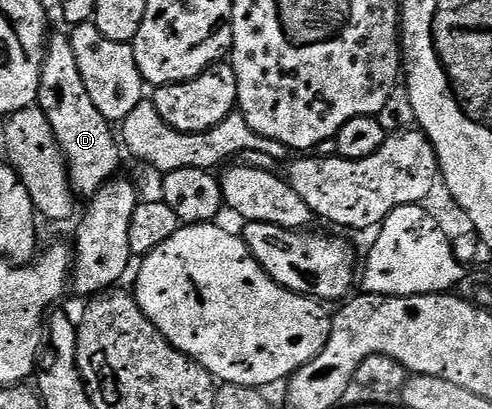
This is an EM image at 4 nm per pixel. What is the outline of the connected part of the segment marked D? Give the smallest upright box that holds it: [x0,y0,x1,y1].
[37,33,123,196]

